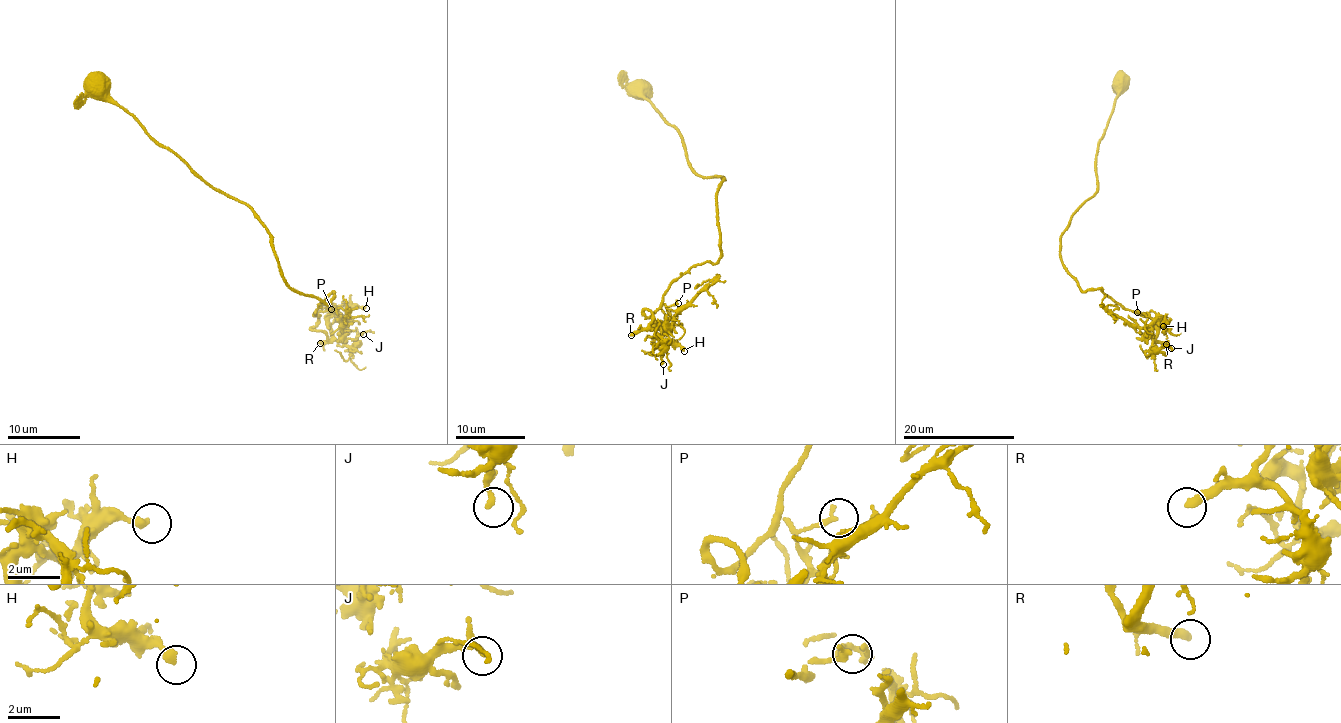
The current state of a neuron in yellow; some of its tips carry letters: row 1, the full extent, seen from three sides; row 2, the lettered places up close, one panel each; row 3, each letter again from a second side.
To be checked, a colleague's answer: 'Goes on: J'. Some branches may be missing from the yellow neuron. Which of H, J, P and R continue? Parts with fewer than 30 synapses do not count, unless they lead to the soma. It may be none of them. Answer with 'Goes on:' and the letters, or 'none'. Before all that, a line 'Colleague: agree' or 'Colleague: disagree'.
Colleague: disagree
Goes on: R

